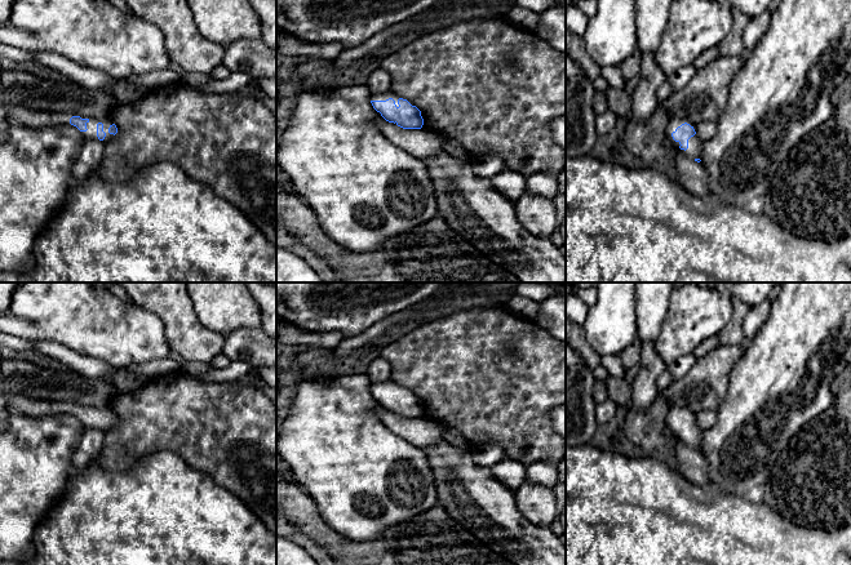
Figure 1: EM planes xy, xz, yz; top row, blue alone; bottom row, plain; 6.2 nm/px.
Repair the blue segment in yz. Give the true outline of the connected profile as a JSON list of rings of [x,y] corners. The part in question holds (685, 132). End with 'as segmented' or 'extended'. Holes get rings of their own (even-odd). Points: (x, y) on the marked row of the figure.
[[[673,117],[668,124],[666,135],[687,157],[701,161],[701,141],[696,134],[695,124],[687,119]]]; extended

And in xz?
[[[393,92],[371,94],[371,103],[380,116],[403,129],[421,129],[424,125],[421,111]]]; extended

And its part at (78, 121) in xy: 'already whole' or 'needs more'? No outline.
needs more

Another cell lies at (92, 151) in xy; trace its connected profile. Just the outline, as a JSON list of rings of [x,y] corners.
[[[85,138],[79,156],[72,166],[72,177],[75,181],[84,181],[89,175],[98,175],[97,169],[103,157],[105,143],[99,139]]]

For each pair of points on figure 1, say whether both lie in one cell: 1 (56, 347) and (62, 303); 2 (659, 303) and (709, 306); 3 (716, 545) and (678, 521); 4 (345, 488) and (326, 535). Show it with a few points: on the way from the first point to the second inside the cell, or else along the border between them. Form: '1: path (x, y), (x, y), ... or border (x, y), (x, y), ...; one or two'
1: border (39, 338), (54, 339), (85, 354); two
2: border (670, 296), (660, 333); two
3: path (707, 545), (701, 545), (687, 530); one
4: border (313, 499), (336, 530), (357, 539); two

